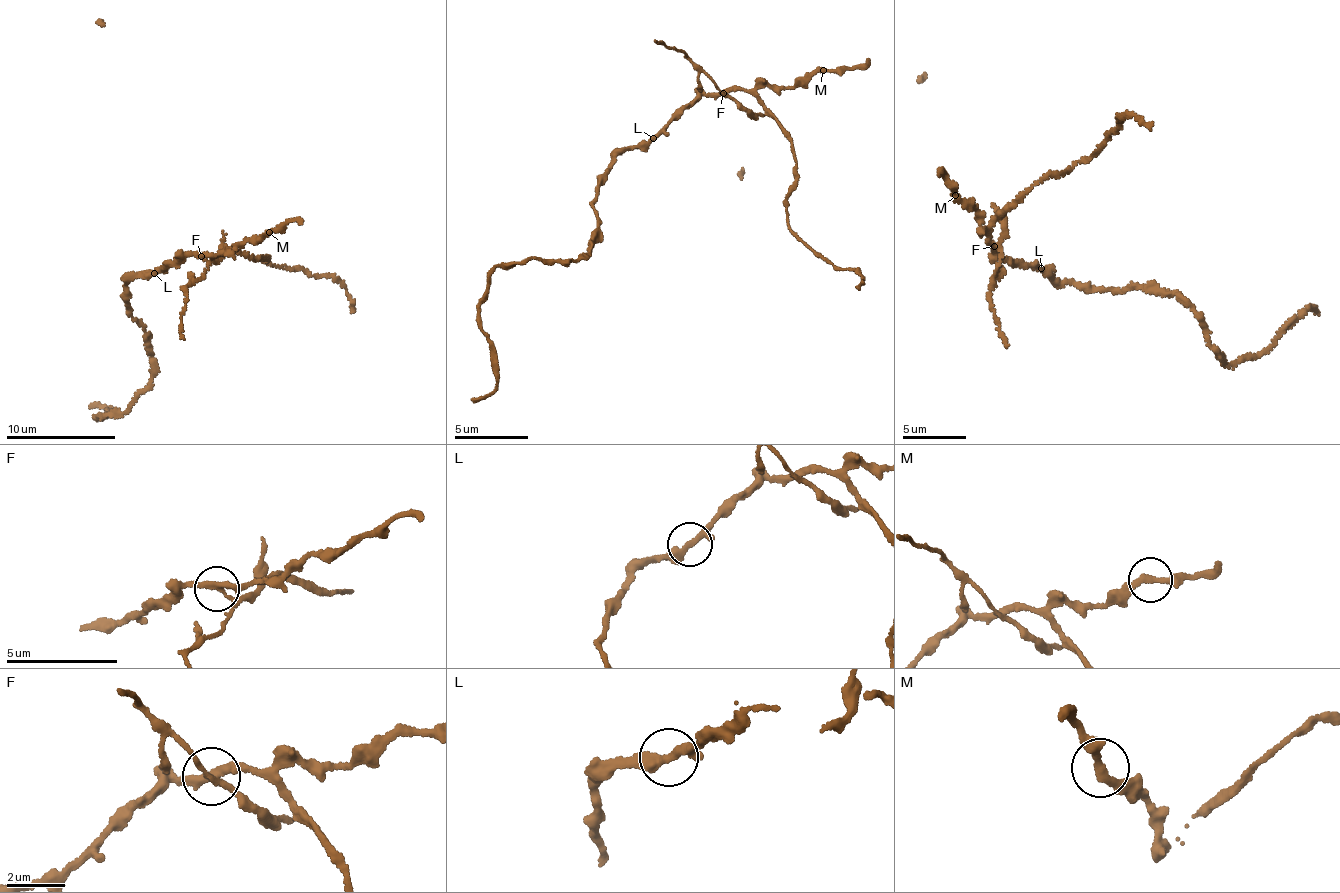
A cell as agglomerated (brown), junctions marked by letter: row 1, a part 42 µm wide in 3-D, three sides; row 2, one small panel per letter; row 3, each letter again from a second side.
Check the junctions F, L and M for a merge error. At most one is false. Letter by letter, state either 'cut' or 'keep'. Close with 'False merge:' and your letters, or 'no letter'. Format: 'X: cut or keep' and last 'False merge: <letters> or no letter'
F: cut
L: keep
M: keep
False merge: F

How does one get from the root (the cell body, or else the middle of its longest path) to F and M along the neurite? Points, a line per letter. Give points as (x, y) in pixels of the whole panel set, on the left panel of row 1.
F: (161, 270), (186, 256), (197, 254), (200, 257)
M: (161, 270), (186, 256), (234, 251), (246, 241), (268, 236), (269, 232)

